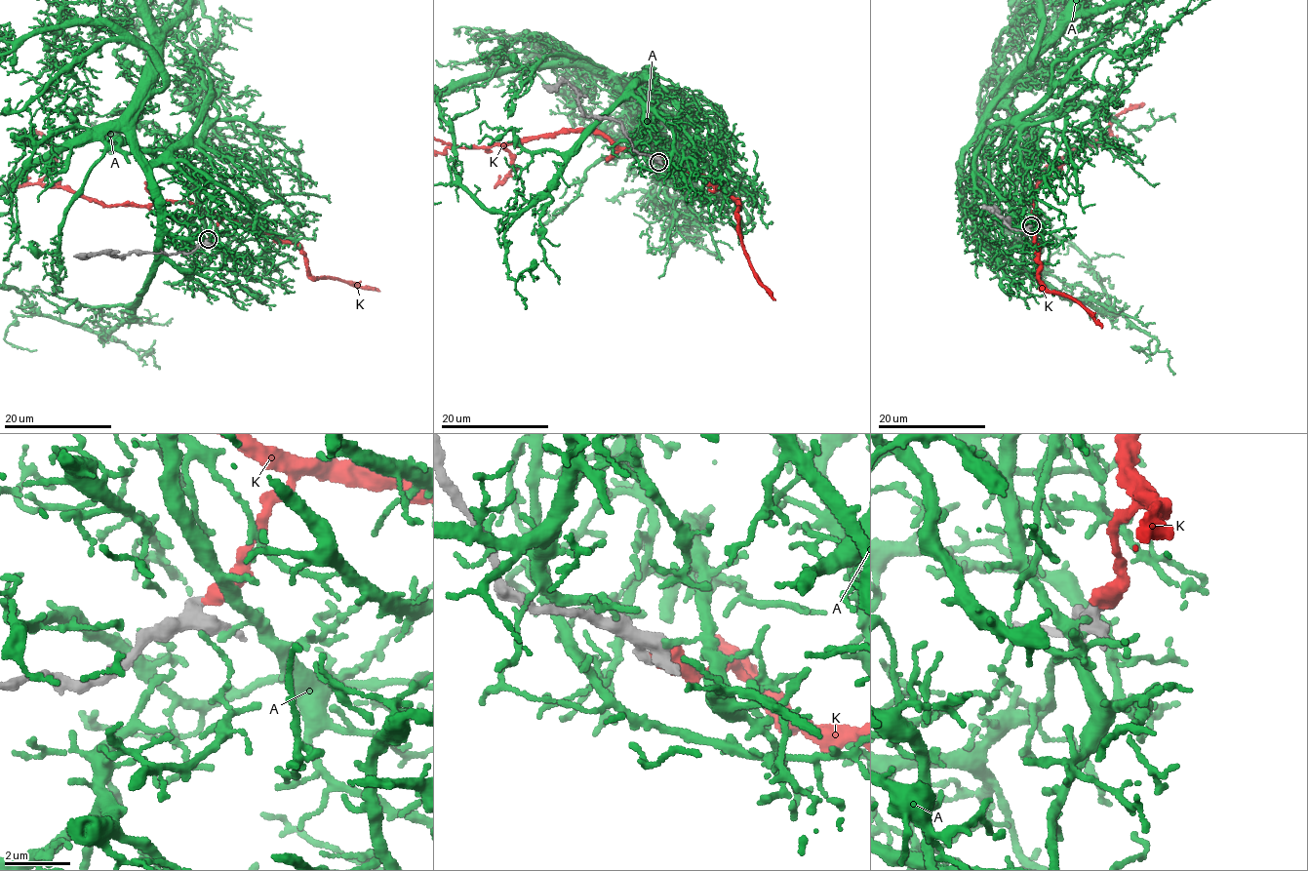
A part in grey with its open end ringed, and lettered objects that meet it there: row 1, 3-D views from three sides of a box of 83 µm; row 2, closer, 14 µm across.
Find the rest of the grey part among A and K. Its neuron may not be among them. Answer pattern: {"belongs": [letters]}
{"belongs": ["K"]}

